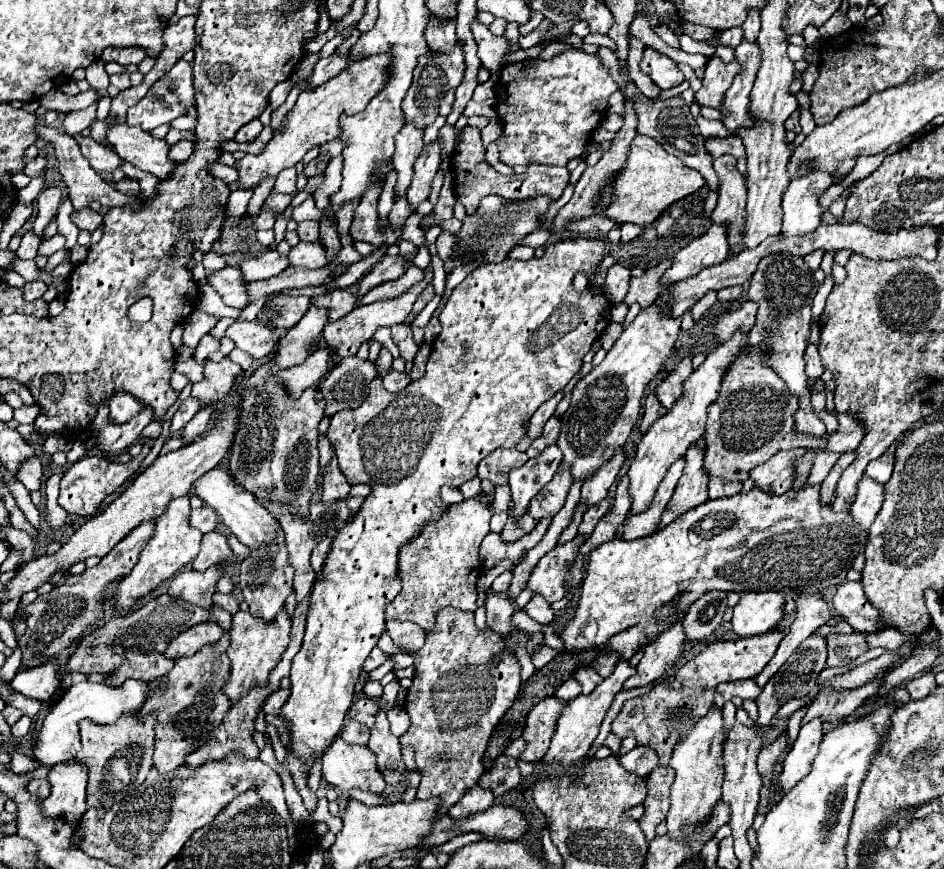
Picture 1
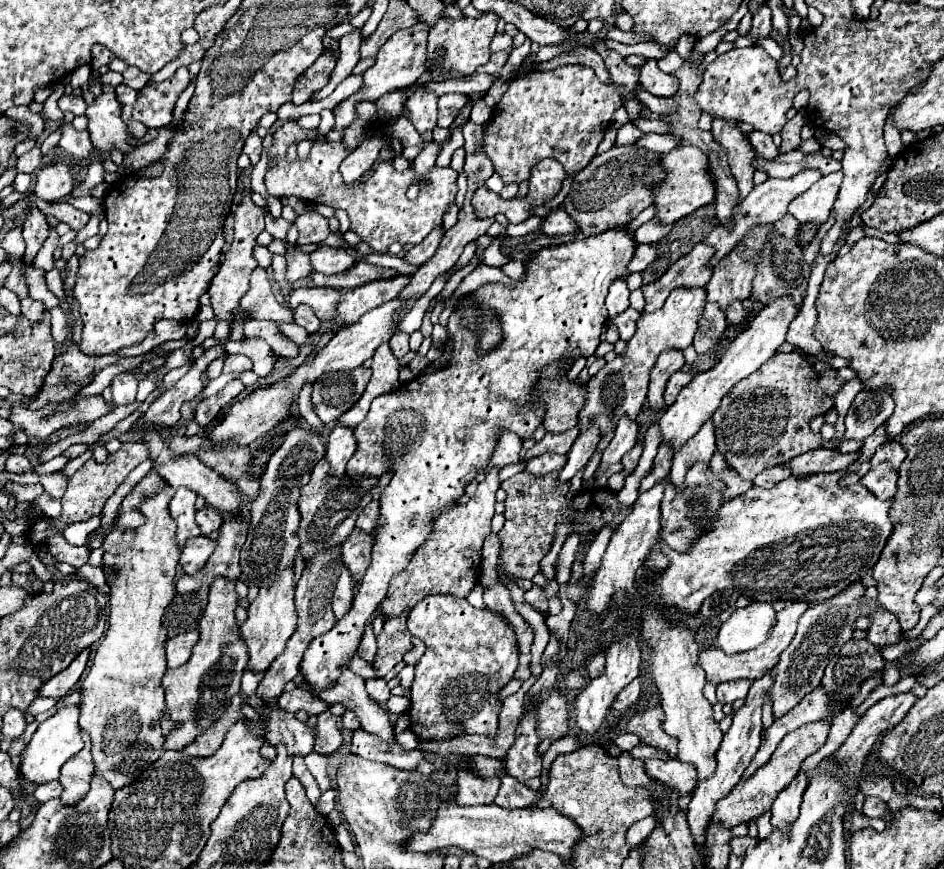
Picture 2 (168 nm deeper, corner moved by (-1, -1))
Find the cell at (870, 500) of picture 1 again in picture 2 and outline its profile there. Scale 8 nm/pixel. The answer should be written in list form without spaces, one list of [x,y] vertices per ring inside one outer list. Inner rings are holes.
[[[881,463],[873,467],[859,483],[865,485],[875,497],[891,499],[897,493],[897,479],[899,479],[899,471],[893,469],[889,463]]]

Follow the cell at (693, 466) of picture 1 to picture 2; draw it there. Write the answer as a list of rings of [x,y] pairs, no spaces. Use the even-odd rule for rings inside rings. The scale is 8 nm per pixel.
[[[707,419],[703,427],[685,445],[681,445],[675,451],[671,473],[669,473],[673,485],[681,491],[687,469],[697,461],[709,461],[713,451],[715,451],[715,427],[713,427],[713,419]]]

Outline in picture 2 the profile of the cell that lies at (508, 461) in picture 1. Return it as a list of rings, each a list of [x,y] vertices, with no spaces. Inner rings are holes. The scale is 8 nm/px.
[[[501,431],[495,451],[493,451],[487,465],[503,467],[509,463],[517,463],[521,459],[519,453],[521,453],[521,437],[517,437],[515,433],[509,433],[509,431]]]

